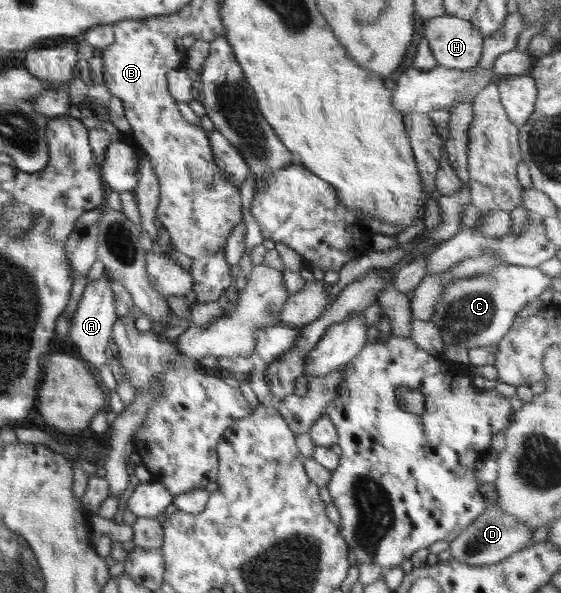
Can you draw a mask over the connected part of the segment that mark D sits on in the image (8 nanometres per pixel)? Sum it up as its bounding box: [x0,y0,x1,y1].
[449,499,532,566]

